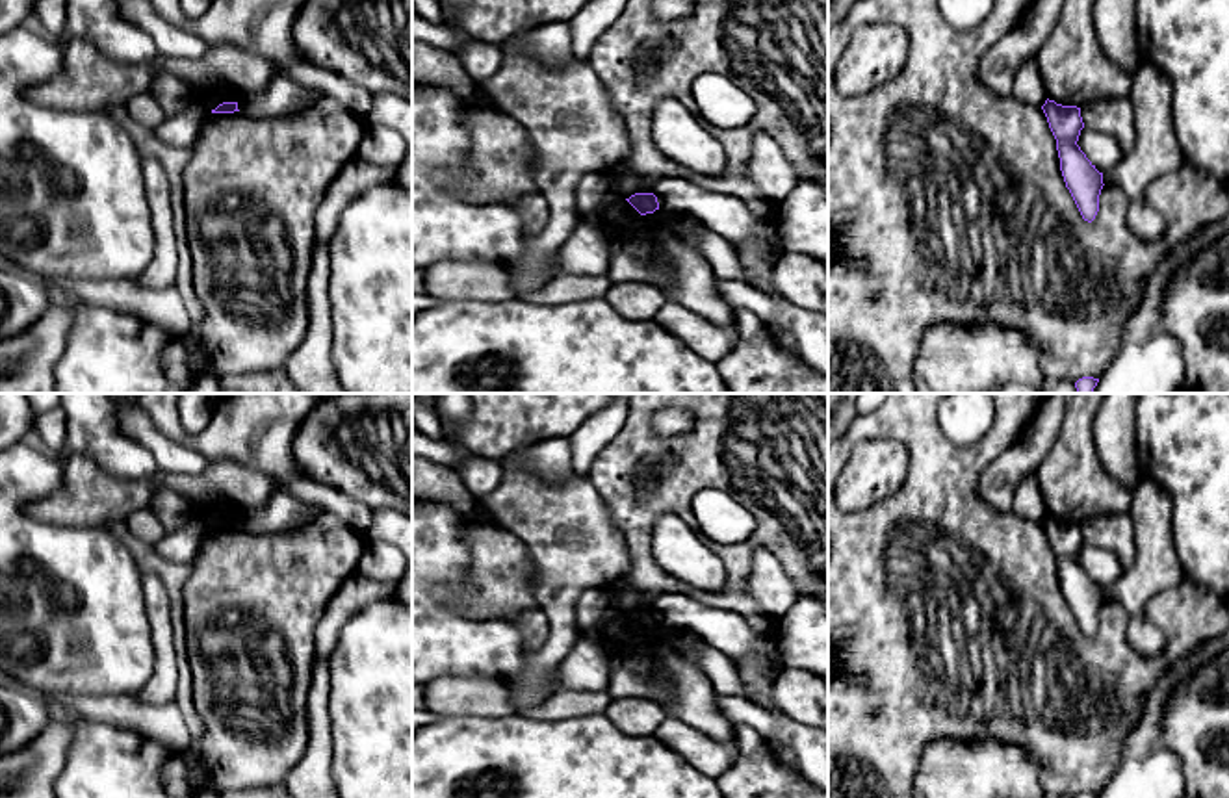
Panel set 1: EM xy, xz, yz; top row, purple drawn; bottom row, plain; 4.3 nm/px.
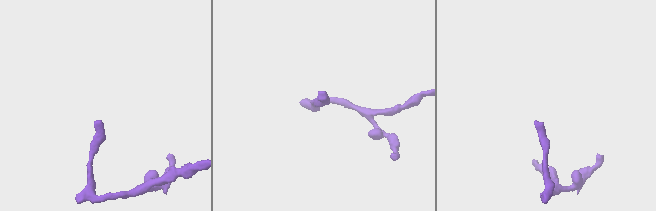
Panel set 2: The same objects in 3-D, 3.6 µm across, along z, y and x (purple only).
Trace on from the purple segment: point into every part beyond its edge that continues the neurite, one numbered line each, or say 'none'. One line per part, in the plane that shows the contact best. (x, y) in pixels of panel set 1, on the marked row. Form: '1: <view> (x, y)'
none

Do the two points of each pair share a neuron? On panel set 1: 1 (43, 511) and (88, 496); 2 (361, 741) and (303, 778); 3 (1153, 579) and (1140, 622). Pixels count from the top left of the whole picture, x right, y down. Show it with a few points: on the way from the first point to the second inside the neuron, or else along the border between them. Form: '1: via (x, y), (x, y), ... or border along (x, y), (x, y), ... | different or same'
1: via (54, 509), (77, 501) | same
2: border along (331, 715), (333, 778) | different
3: via (1142, 591), (1138, 594), (1138, 611) | same

